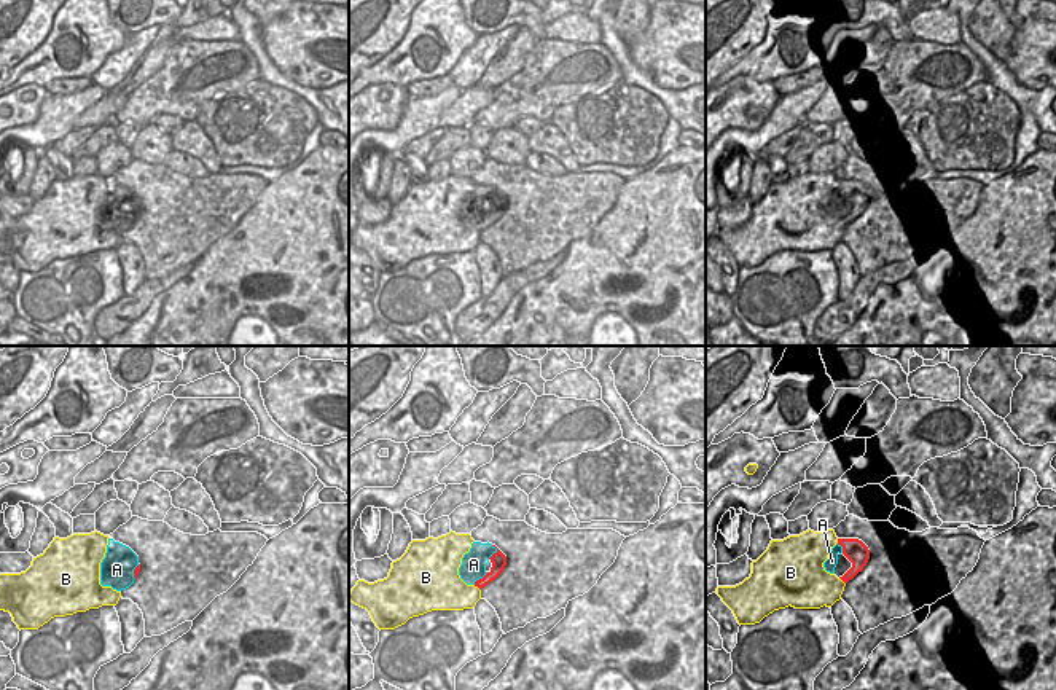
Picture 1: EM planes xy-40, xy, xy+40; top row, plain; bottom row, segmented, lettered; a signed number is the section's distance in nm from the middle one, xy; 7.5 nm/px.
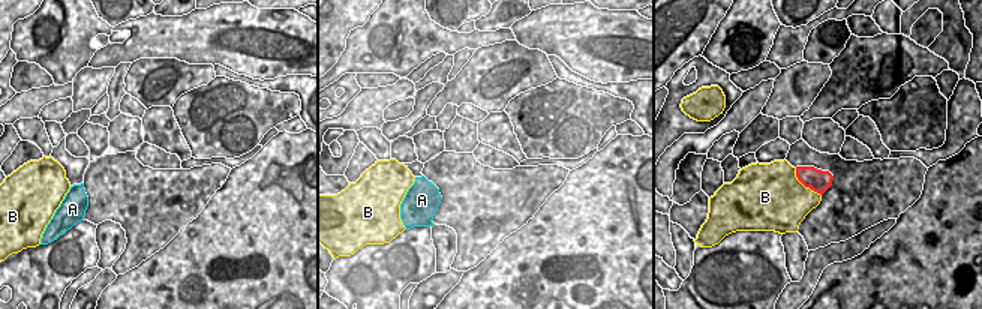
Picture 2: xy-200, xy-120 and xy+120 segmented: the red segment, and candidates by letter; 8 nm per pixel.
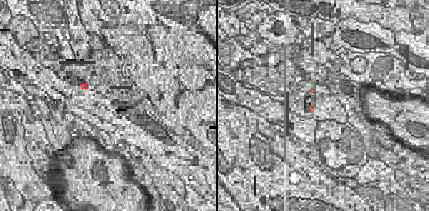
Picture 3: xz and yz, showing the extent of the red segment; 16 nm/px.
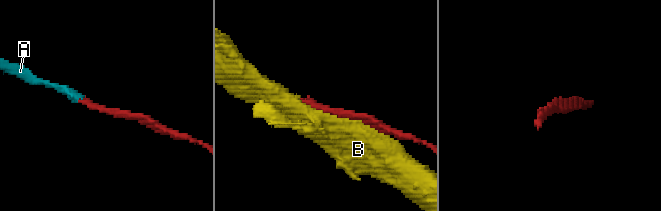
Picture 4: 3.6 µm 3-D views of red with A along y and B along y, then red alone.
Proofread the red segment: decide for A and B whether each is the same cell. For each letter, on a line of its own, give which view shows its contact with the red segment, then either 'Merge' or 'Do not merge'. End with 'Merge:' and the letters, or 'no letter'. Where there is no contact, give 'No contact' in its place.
A: Touches red in xy. Merge
B: Touches red in xy. Do not merge
Merge: A

